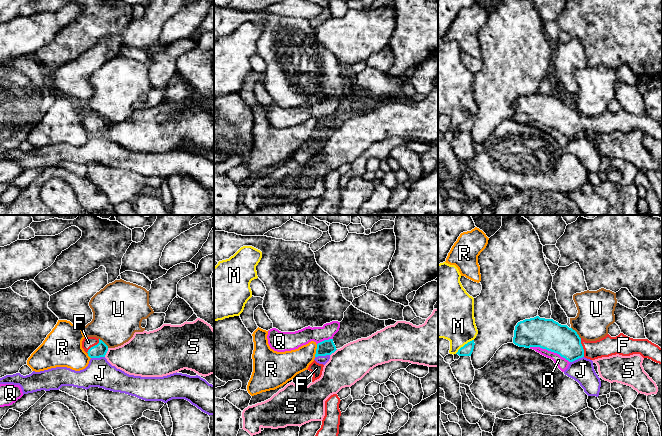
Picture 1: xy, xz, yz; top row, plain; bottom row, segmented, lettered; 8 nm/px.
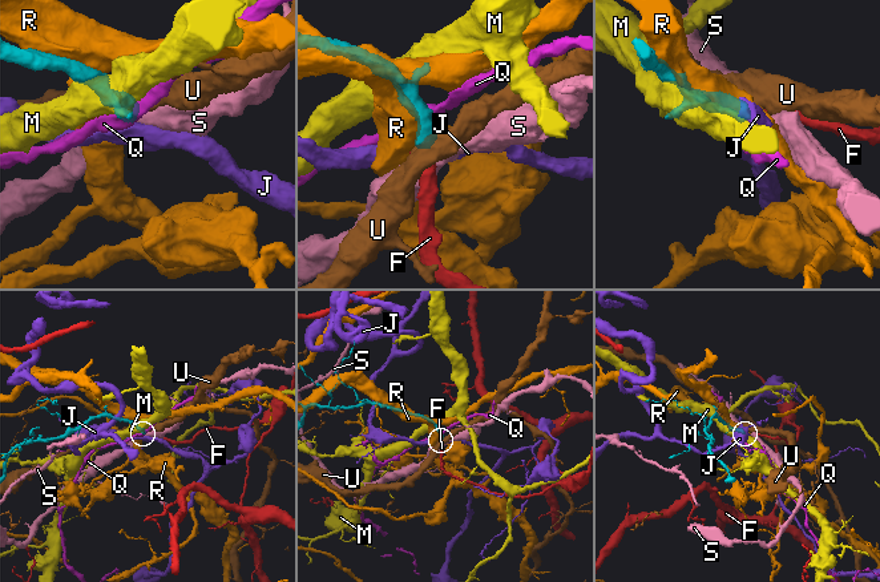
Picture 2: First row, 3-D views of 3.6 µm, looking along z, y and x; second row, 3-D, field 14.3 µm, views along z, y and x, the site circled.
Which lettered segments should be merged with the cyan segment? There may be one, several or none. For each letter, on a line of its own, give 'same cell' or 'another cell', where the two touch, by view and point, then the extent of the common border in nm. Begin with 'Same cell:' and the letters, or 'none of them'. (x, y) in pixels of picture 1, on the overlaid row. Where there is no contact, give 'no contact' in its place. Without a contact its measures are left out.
Same cell: F
F: same cell; contact yz (582, 347); length 160 nm
J: another cell; contact xz (322, 355); length 120 nm
M: another cell; contact yz (465, 344); length 190 nm
Q: another cell; contact yz (549, 350); length 340 nm
R: another cell; contact xz (316, 350); length 110 nm
S: another cell; contact xy (106, 352); length 80 nm
U: another cell; contact yz (576, 333); length 120 nm

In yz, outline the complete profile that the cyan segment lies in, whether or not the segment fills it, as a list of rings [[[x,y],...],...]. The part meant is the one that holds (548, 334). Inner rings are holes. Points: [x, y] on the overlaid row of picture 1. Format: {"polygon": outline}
{"polygon": [[[539,316],[517,323],[513,343],[519,347],[546,349],[559,354],[569,362],[582,357],[595,360],[616,354],[640,354],[643,358],[662,364],[662,348],[648,339],[633,339],[620,333],[616,337],[607,334],[599,340],[586,341],[567,325]]]}

